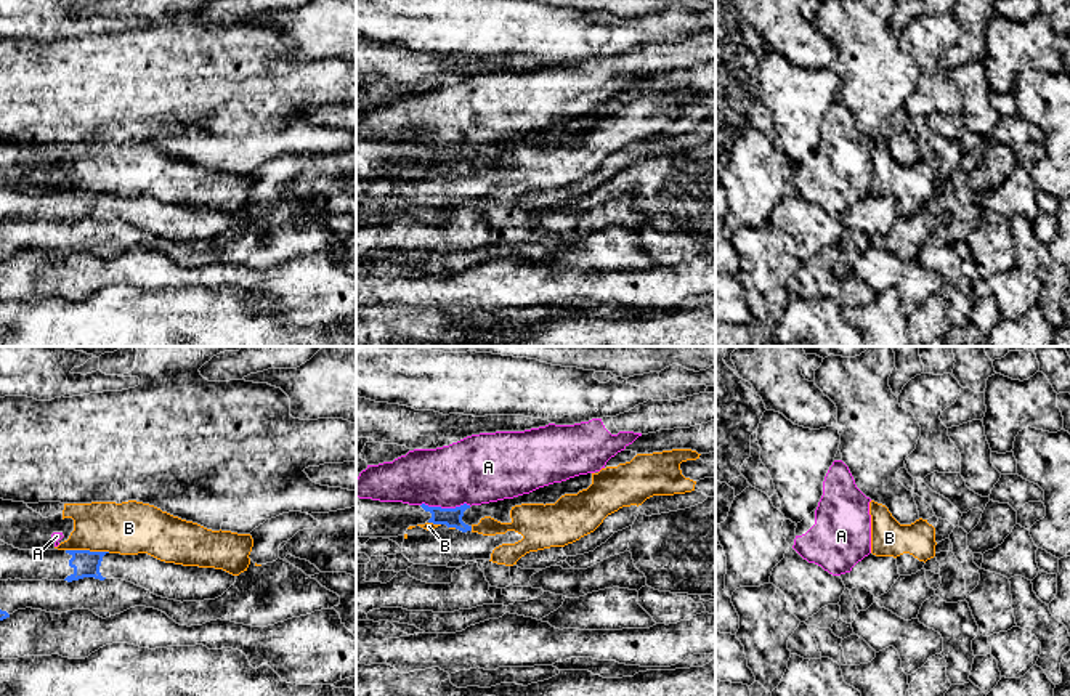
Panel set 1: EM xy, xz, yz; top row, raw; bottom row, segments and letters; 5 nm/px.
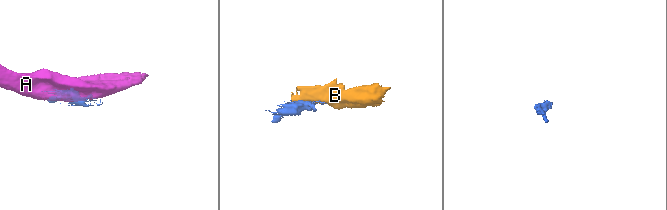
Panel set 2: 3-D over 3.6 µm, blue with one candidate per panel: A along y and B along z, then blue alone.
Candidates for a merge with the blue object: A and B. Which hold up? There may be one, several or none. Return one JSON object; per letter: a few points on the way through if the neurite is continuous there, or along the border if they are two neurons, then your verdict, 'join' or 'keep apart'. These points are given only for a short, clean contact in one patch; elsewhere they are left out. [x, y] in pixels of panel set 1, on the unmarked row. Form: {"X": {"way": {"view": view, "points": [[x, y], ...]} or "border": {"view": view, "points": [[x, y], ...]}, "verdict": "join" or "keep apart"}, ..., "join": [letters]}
{"A": {"verdict": "keep apart"}, "B": {"border": {"view": "xy", "points": [[66, 190], [109, 193]]}, "verdict": "keep apart"}, "join": []}

